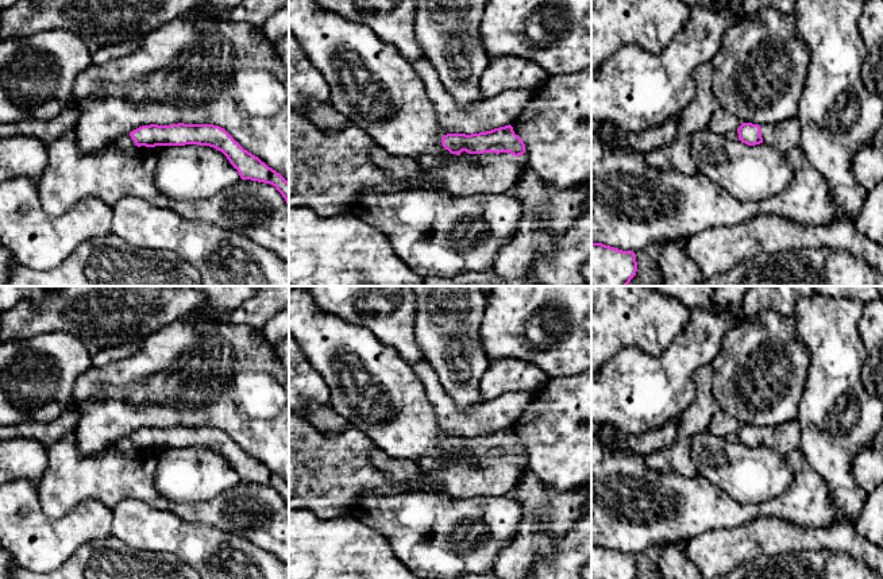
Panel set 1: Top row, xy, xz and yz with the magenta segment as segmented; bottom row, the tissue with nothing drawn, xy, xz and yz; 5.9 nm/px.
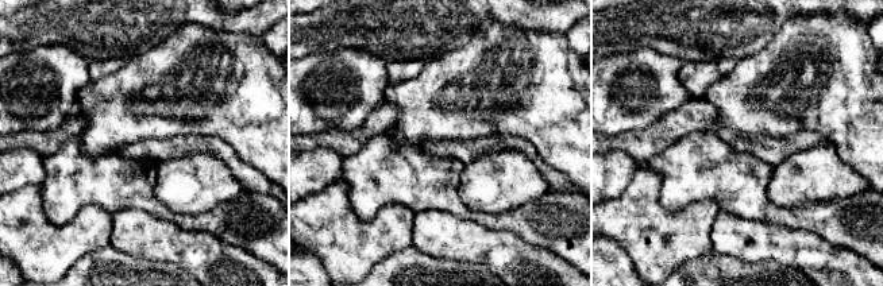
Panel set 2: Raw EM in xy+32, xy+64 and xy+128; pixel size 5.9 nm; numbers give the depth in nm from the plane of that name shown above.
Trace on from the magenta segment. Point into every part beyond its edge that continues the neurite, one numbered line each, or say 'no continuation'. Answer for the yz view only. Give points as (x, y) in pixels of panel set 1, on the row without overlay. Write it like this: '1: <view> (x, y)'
1: yz (783, 437)

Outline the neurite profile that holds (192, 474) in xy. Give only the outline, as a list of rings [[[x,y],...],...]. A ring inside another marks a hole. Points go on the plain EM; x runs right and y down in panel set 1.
[[[163,448],[157,453],[155,487],[178,503],[209,501],[240,482],[227,459],[209,448]]]

